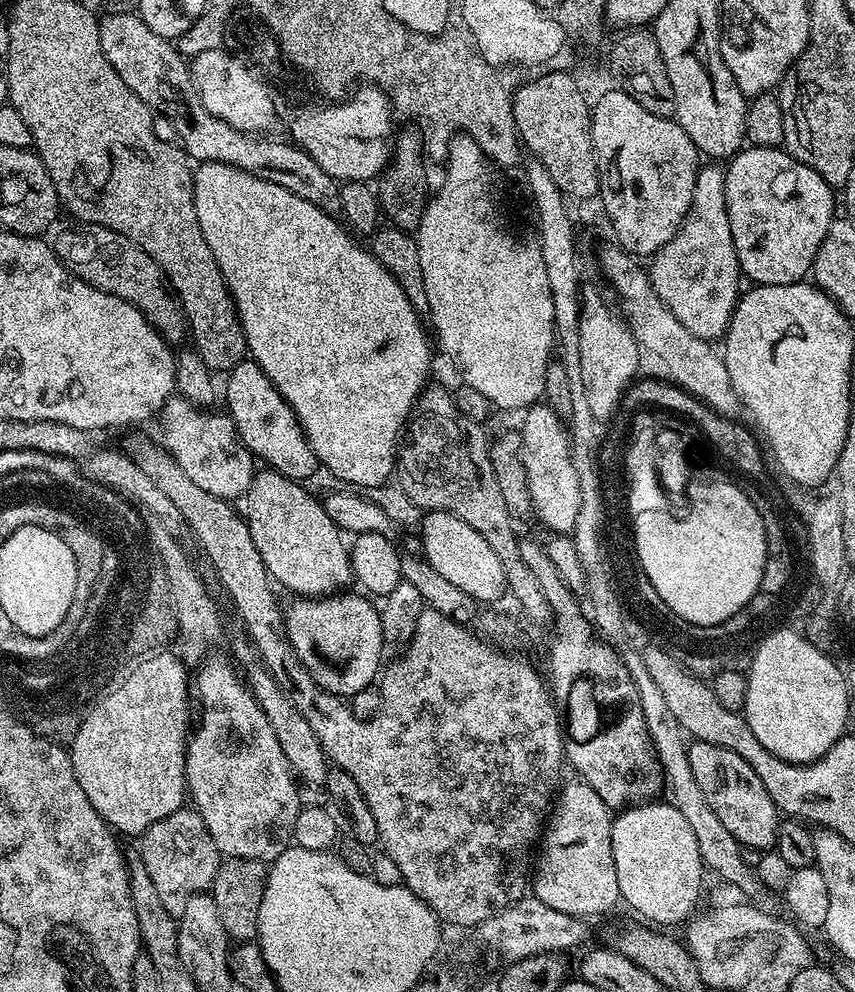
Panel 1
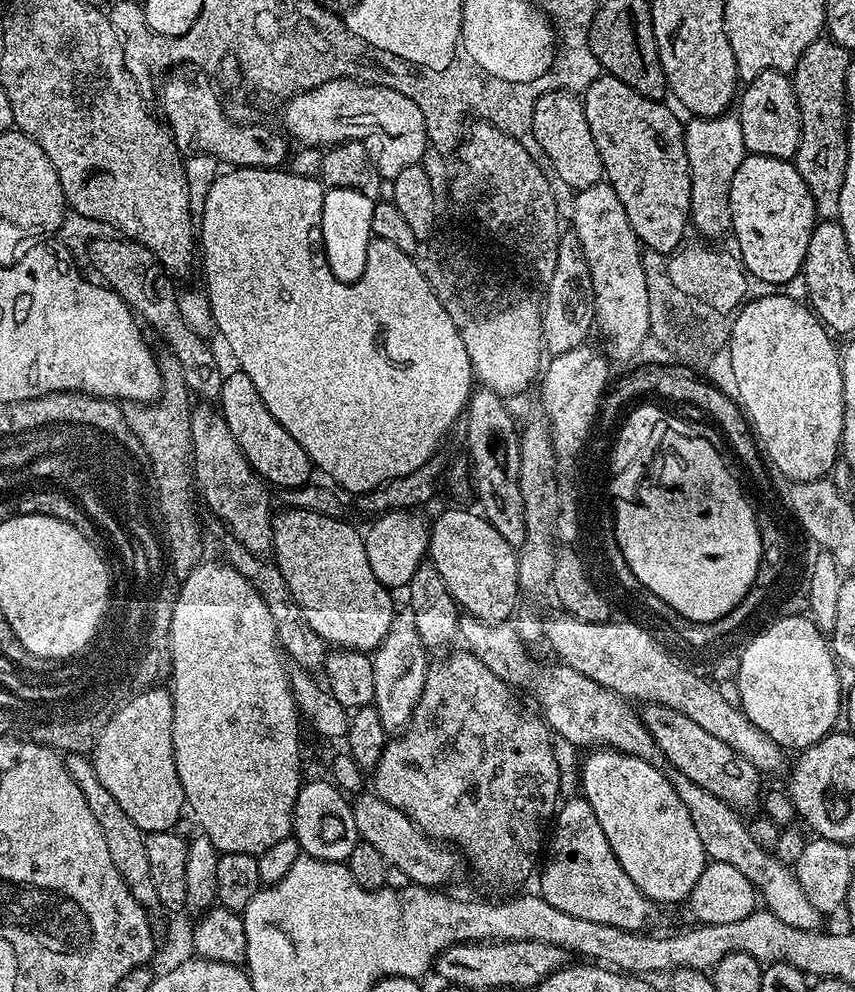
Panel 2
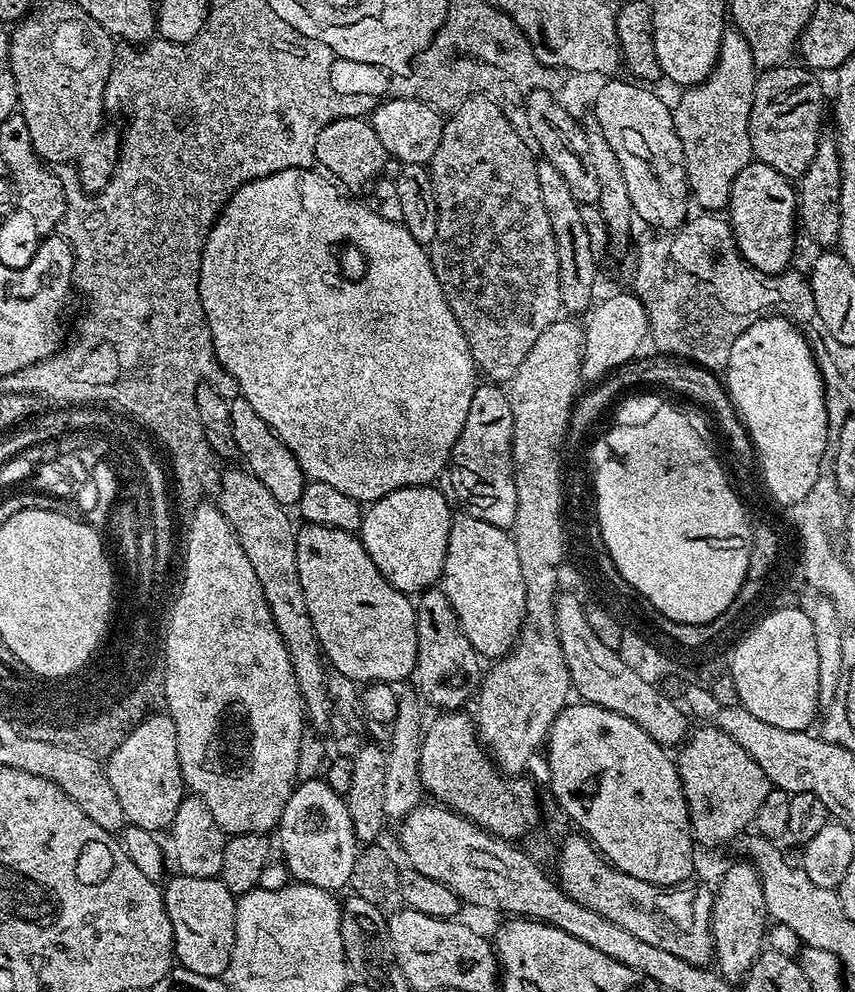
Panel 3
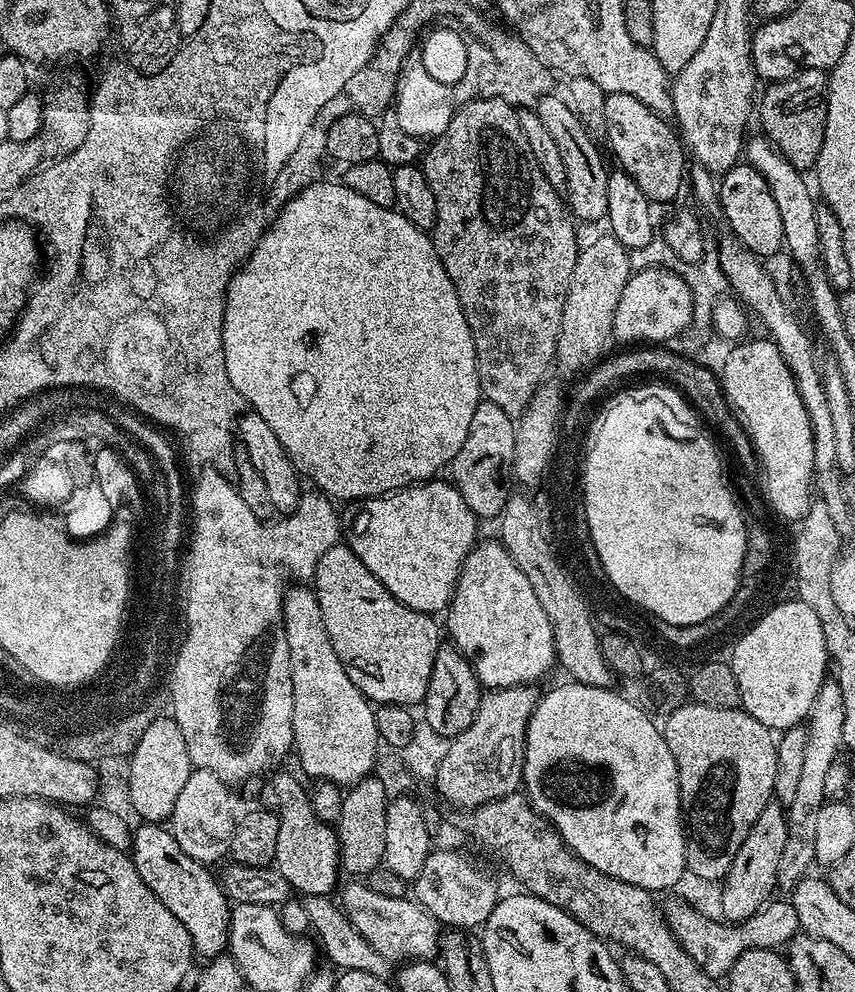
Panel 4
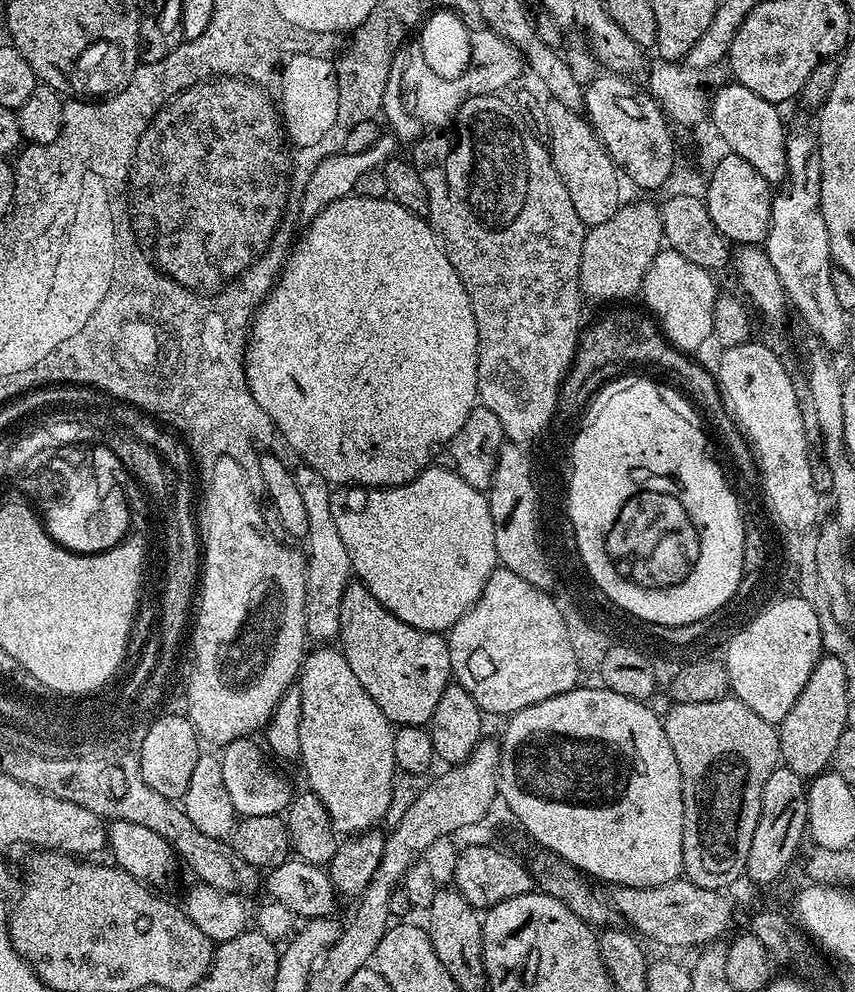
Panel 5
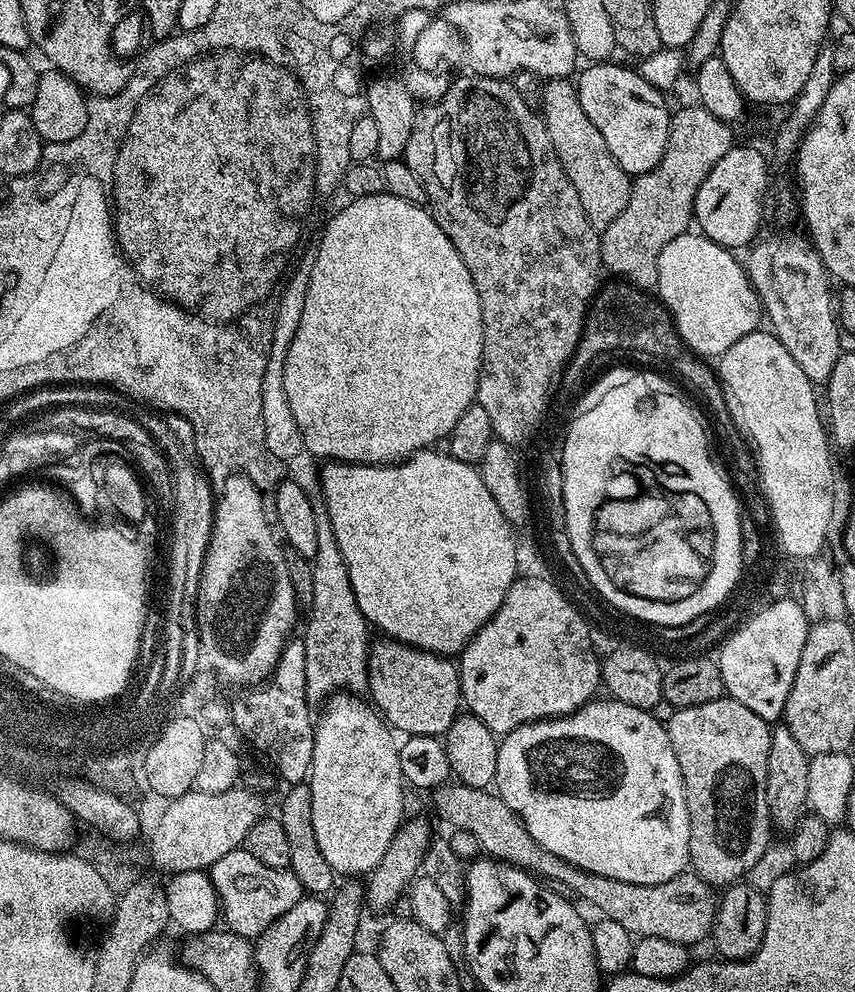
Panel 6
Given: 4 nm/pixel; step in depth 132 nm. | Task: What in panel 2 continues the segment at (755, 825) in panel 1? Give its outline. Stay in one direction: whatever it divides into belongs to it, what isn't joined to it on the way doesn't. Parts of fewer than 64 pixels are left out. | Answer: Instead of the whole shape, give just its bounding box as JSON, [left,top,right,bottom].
[639,704,762,810]

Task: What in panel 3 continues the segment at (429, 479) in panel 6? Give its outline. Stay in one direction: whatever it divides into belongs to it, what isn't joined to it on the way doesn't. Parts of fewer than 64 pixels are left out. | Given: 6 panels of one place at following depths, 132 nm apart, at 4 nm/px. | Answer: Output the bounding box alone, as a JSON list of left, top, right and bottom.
[358,486,454,594]

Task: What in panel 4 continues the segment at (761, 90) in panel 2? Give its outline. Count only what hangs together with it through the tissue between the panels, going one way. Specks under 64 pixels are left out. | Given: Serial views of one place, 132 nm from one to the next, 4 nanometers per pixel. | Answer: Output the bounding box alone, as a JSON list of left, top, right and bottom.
[758,68,828,169]

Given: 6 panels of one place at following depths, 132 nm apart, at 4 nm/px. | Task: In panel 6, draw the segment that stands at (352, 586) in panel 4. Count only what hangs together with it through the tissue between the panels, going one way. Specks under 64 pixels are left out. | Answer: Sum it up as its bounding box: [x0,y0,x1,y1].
[367,638,462,737]

